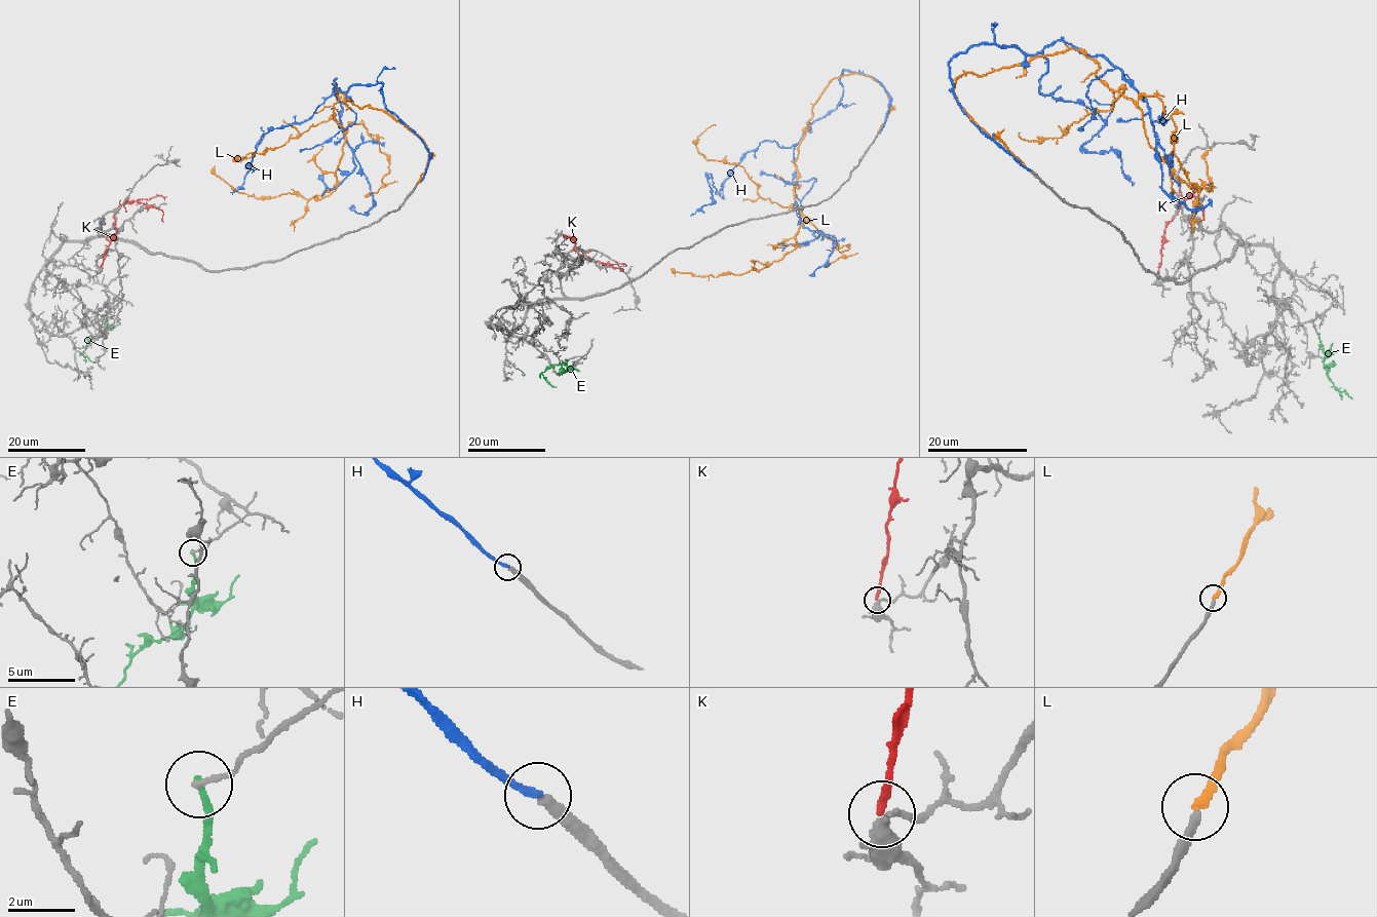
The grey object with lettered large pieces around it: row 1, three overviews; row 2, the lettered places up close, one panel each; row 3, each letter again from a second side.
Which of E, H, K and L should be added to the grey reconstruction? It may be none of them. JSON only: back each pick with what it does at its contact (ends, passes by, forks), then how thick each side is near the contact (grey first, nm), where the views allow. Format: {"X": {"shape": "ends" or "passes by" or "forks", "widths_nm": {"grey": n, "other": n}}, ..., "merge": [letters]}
{"merge": []}

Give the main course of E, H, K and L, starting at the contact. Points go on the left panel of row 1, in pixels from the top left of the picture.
E: (106, 311), (105, 331), (93, 337), (82, 352), (96, 363)
H: (418, 182), (429, 149), (386, 107), (383, 84), (342, 91), (334, 80), (374, 203), (348, 207)
K: (100, 267), (104, 252), (115, 232), (114, 215), (119, 206), (134, 201), (152, 204), (163, 213), (163, 222)
L: (417, 182), (427, 145), (337, 86), (345, 143), (334, 188), (308, 199), (257, 198), (215, 165)

